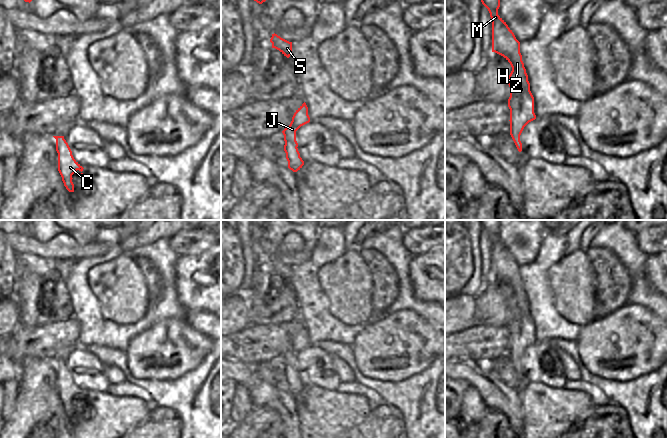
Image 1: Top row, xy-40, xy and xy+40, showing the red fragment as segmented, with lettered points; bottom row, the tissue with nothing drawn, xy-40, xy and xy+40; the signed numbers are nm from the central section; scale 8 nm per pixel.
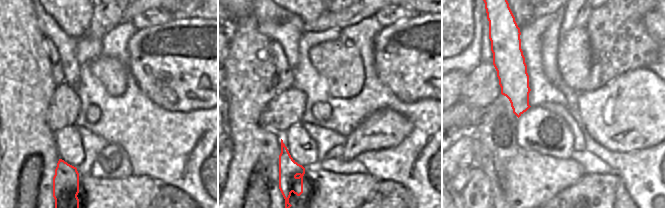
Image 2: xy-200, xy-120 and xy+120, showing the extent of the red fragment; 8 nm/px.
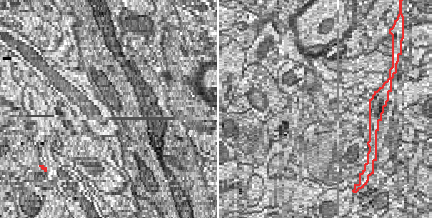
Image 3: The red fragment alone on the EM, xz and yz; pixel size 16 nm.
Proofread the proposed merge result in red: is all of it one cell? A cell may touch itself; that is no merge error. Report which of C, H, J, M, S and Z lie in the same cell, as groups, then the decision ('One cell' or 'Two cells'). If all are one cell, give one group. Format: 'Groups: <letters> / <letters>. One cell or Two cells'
Groups: C H J M S Z. One cell

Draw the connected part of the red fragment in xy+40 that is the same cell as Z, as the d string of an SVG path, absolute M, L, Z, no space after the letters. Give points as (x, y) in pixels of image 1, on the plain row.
M479 220L492 243L492 276L503 280L511 289L508 301L510 321L510 359L519 376L522 375L520 359L524 351L536 343L534 321L530 315L528 299L520 277L520 266L506 246L498 239L500 220Z

